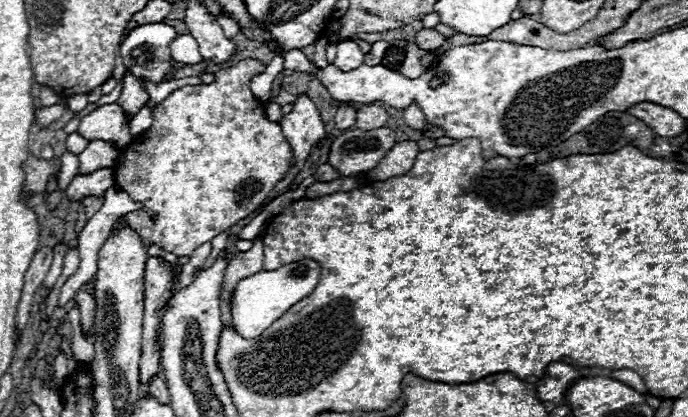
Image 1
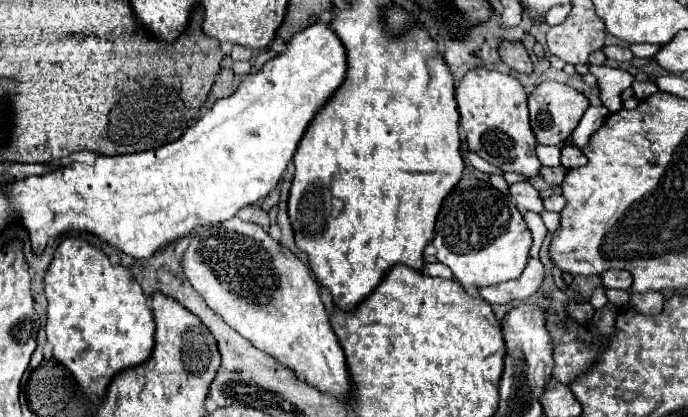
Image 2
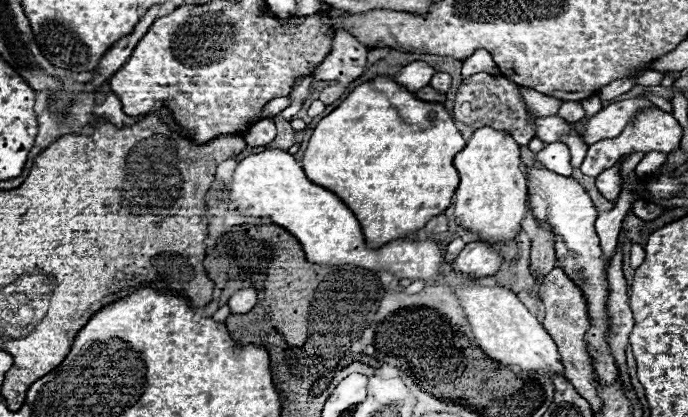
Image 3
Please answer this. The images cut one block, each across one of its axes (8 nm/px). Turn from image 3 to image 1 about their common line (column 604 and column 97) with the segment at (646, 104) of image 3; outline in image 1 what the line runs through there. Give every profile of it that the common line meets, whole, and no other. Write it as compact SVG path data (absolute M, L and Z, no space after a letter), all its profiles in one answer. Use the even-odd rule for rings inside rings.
M104 104L86 114L78 126L78 134L86 140L106 140L124 148L132 142L128 134L128 120L118 104Z

